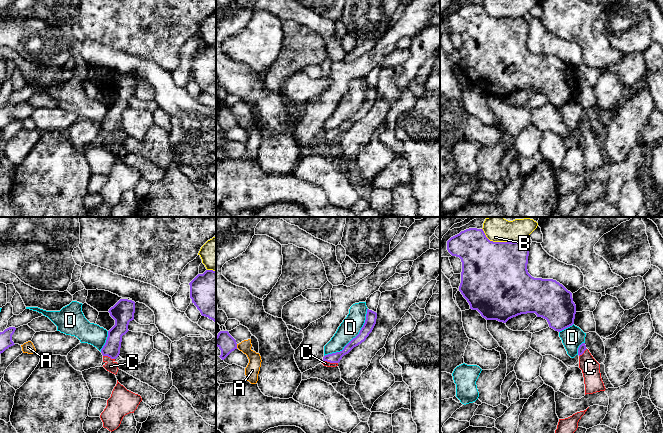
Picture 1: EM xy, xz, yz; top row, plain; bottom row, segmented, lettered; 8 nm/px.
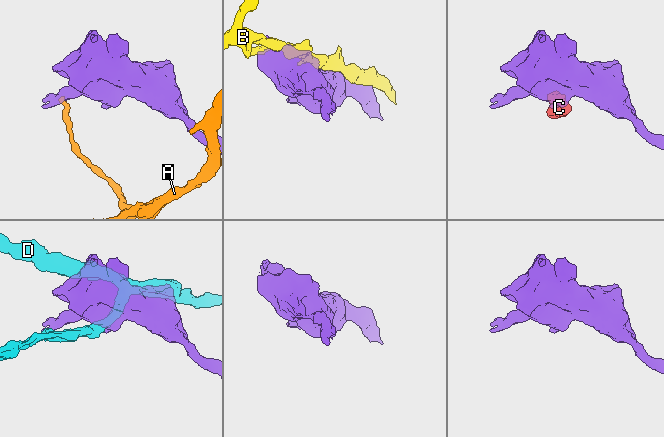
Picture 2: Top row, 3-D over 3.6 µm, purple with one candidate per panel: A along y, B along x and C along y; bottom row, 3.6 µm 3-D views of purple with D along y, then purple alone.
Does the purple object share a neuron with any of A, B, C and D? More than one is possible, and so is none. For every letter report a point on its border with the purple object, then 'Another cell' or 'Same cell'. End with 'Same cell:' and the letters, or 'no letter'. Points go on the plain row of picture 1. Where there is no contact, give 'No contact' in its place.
A: Touches purple at xz (236, 122). Another cell
B: Touches purple at yz (500, 18). Another cell
C: Touches purple at xz (330, 138). Same cell
D: Touches purple at xz (353, 114). Another cell
Same cell: C

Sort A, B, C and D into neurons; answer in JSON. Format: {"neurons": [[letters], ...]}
{"neurons": [["A"], ["B"], ["C"], ["D"]]}

